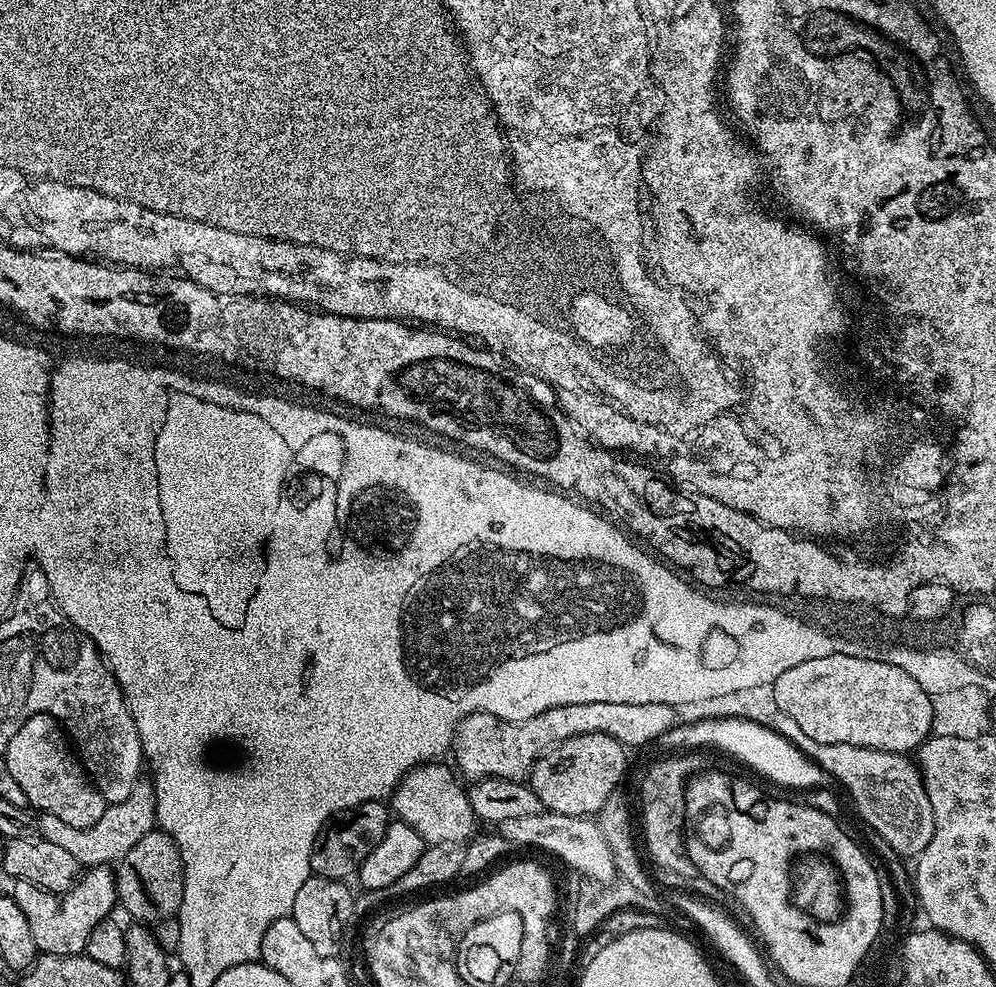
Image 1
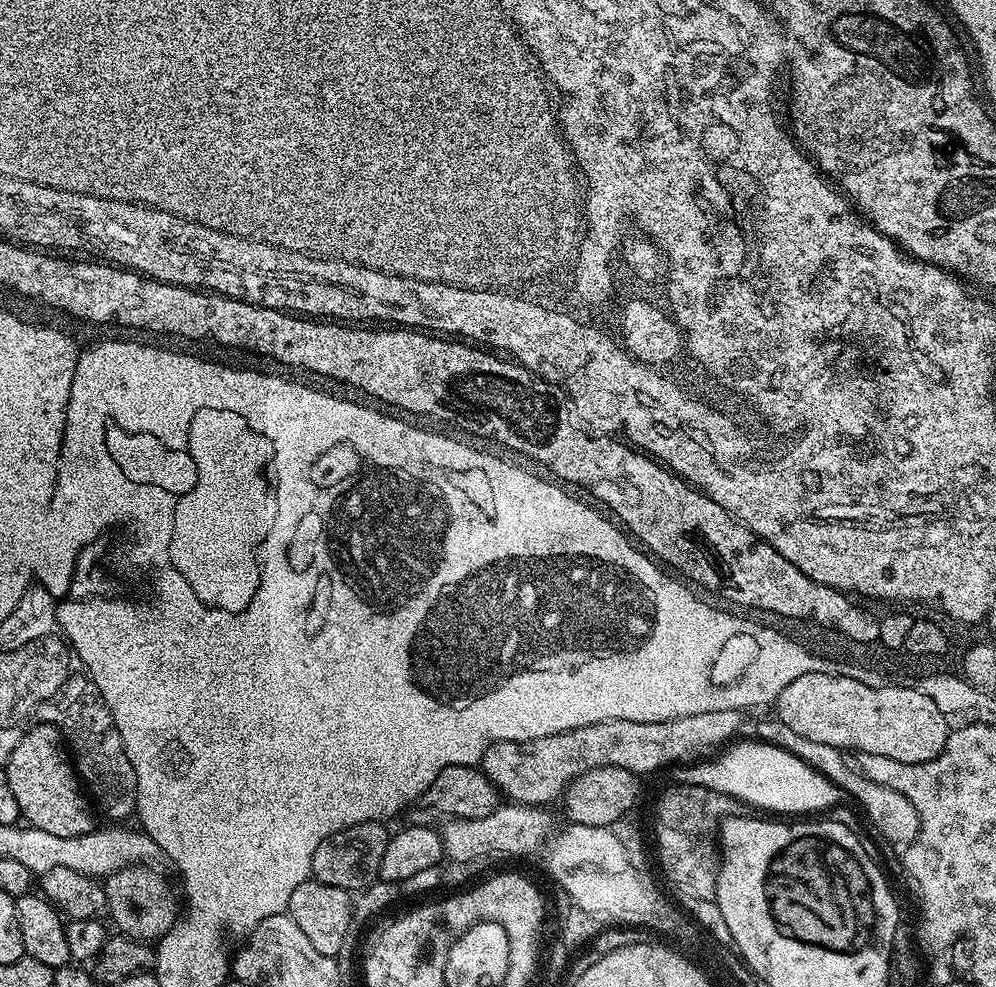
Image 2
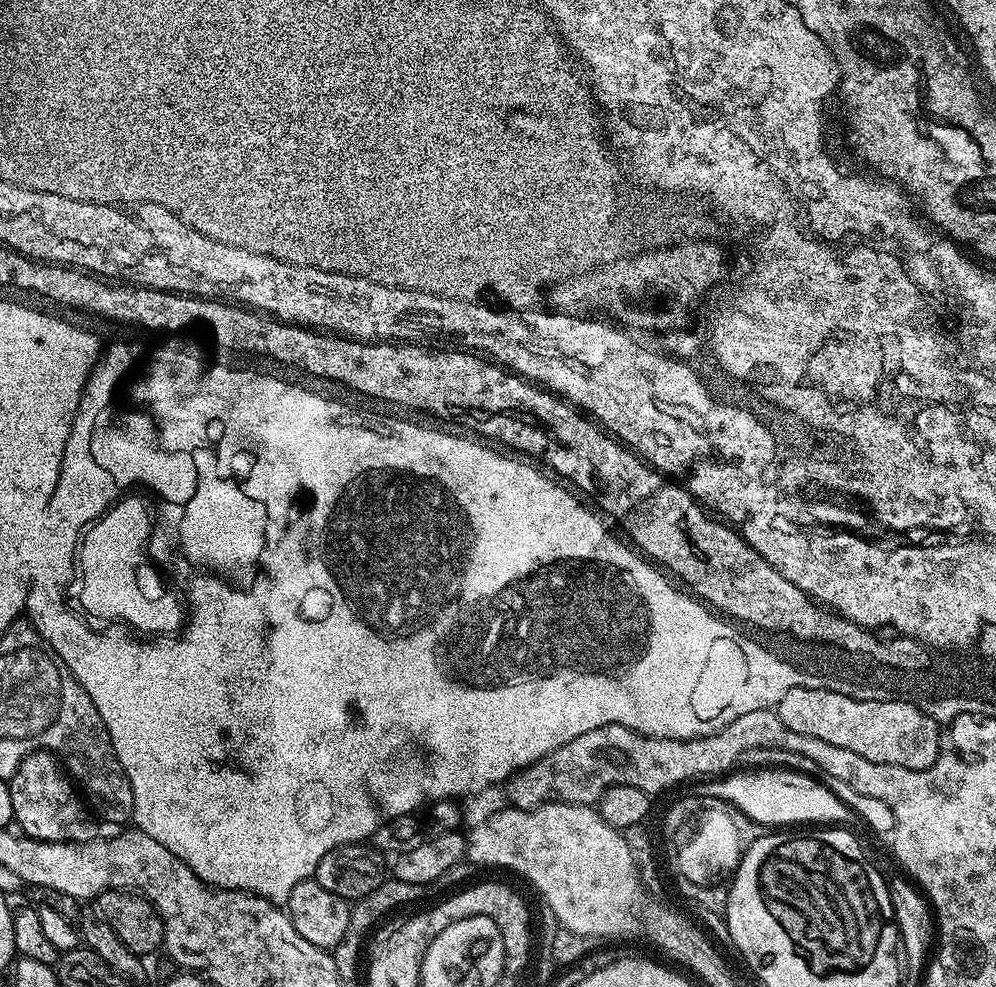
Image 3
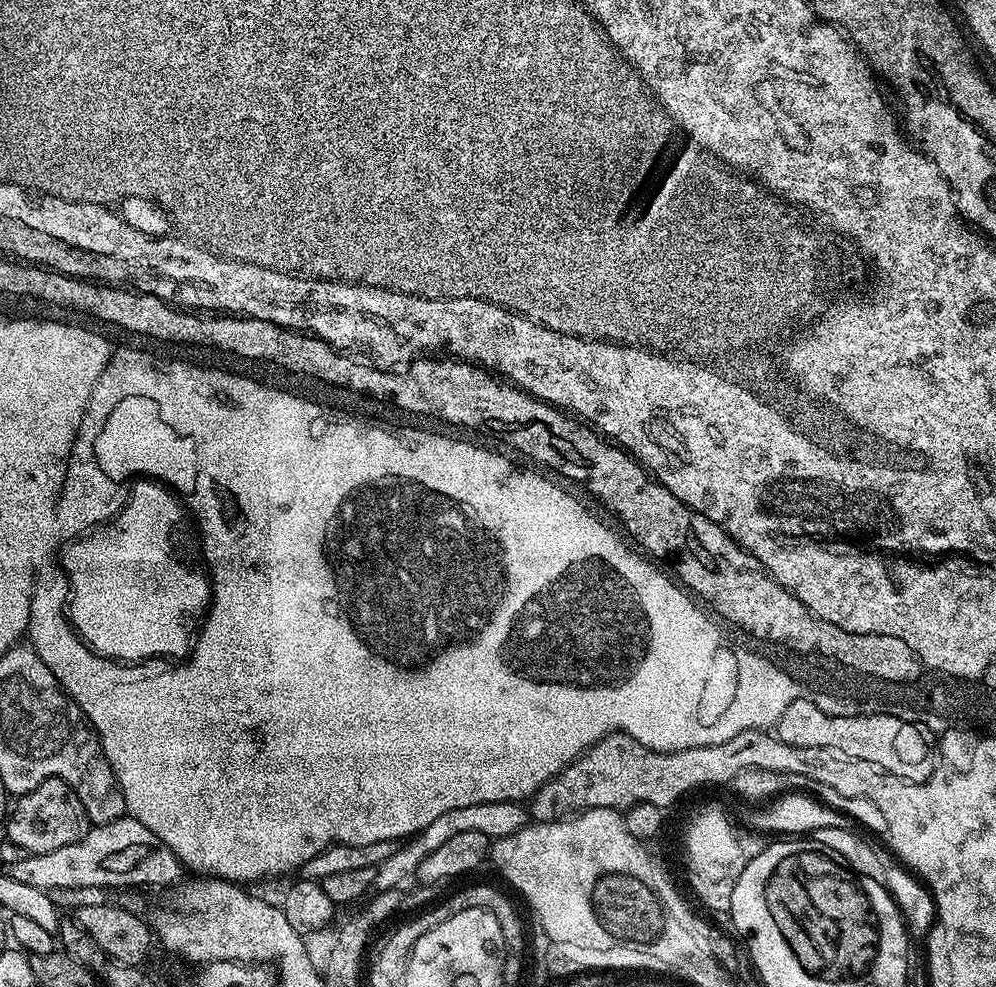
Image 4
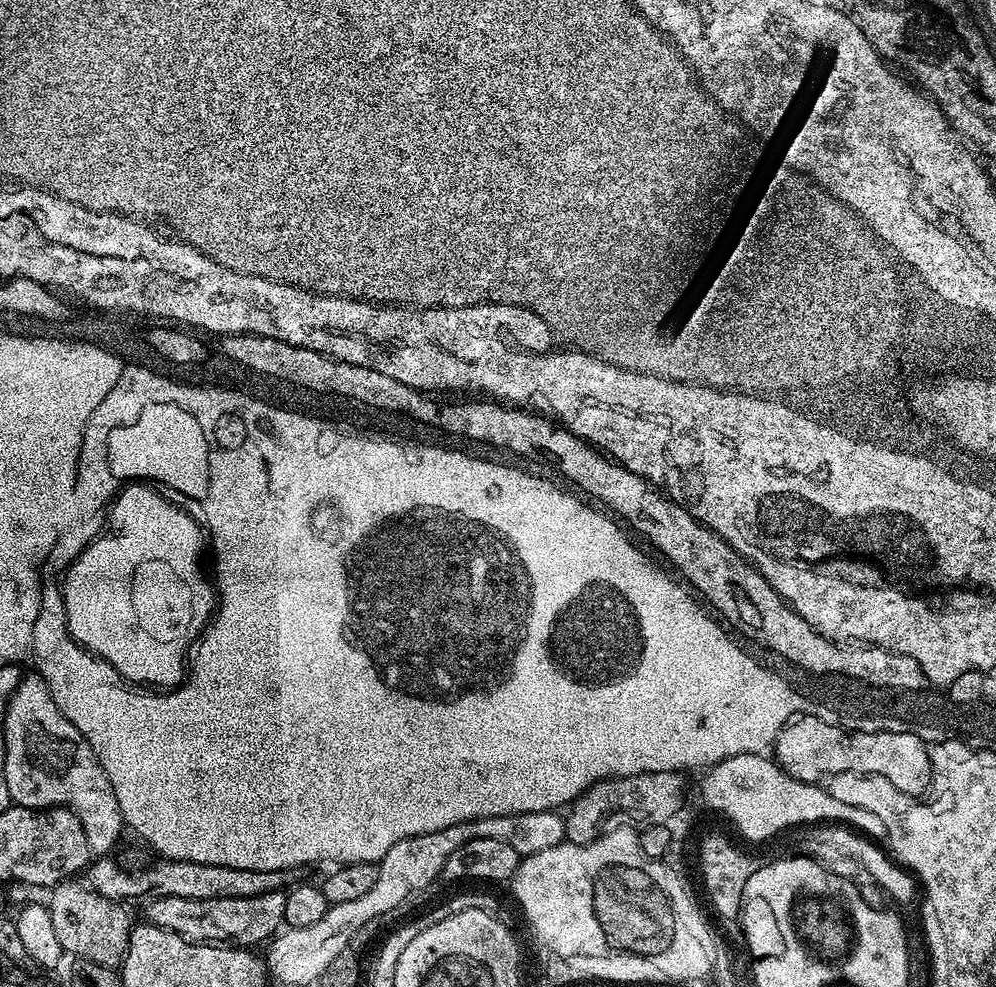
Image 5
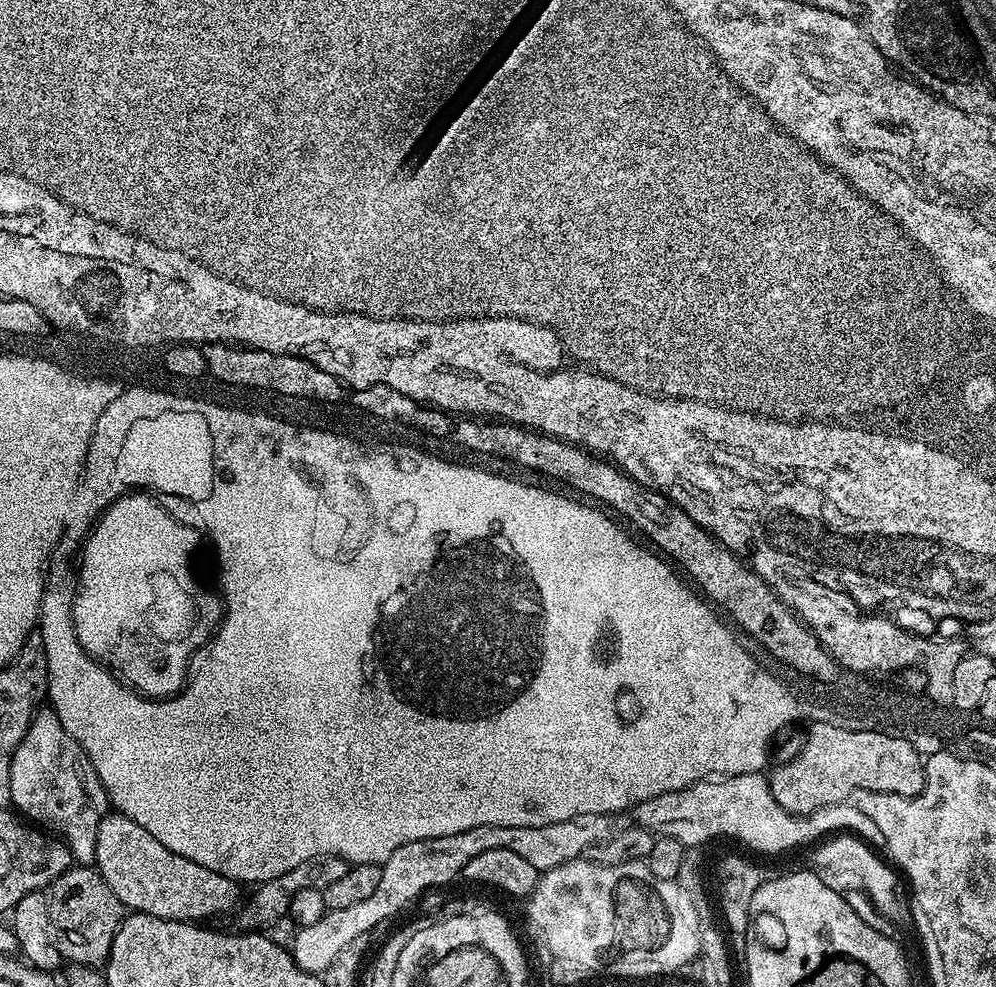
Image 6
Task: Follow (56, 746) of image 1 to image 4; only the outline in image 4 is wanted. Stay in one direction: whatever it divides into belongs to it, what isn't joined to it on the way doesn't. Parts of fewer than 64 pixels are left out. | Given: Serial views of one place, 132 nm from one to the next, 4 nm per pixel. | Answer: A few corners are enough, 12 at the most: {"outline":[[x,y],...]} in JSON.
{"outline":[[58,778],[11,805],[9,842],[46,854],[86,838],[86,806]]}

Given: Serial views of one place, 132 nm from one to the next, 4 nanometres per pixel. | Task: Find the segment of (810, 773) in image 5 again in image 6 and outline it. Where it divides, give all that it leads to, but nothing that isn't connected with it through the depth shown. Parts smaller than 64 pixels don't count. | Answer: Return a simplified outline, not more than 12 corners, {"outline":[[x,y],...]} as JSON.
{"outline":[[807,725],[771,769],[792,816],[862,790],[916,796],[922,753],[906,738]]}

